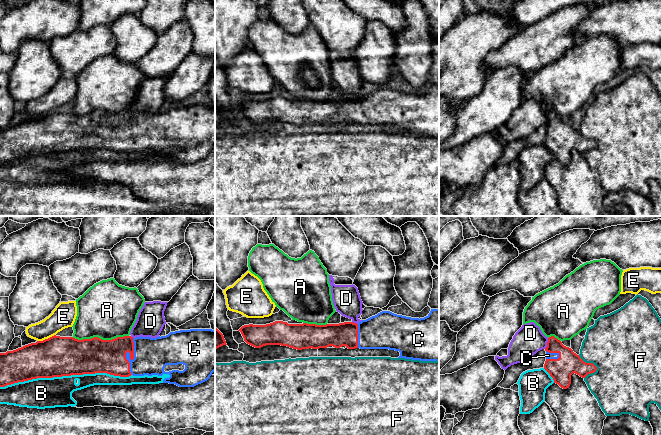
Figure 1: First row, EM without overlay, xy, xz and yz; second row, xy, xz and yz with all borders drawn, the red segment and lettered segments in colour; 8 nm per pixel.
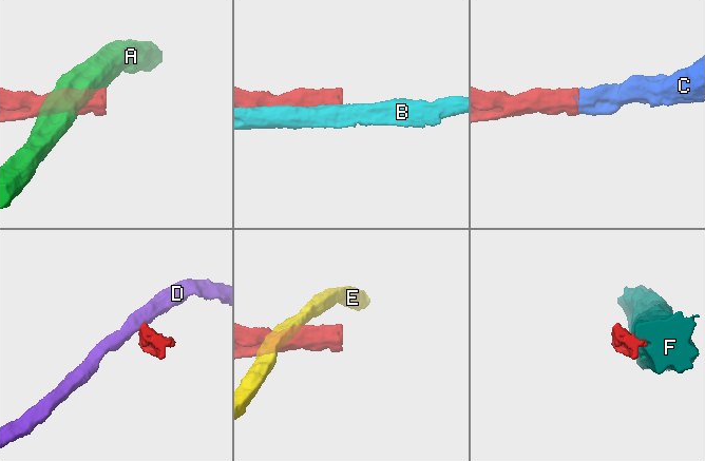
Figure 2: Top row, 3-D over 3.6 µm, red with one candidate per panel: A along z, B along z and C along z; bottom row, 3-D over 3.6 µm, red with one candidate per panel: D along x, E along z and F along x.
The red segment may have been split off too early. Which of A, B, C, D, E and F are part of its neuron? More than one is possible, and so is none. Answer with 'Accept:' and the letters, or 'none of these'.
Accept: C

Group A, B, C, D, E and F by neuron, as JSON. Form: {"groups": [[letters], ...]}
{"groups": [["A"], ["B"], ["C"], ["D"], ["E"], ["F"]]}

